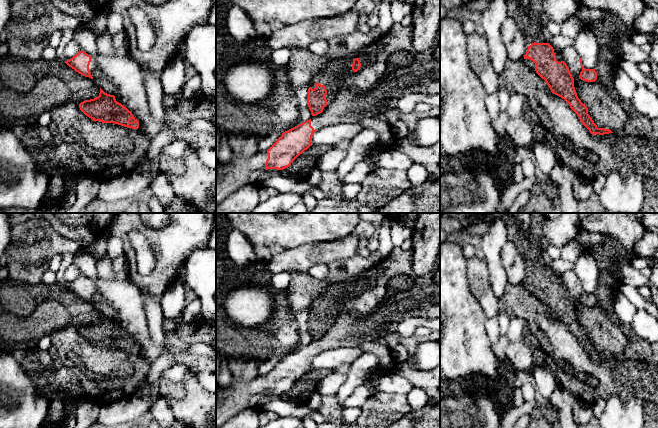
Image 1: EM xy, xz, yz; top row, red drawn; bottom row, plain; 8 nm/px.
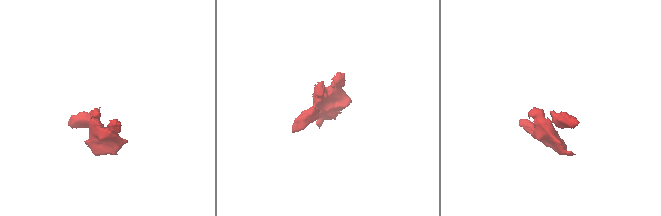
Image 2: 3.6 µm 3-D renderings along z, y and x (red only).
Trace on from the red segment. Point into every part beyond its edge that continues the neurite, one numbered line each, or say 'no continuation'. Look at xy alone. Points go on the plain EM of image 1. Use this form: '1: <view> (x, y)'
1: xy (105, 308)

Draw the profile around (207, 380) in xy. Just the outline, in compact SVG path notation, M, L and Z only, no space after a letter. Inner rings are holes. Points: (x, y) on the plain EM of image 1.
M203 372L196 374L197 380L201 386L209 392L216 394L216 374Z

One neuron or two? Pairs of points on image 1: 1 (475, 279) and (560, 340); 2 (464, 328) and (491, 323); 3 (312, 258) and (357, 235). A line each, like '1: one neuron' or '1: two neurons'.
1: two neurons
2: two neurons
3: one neuron

